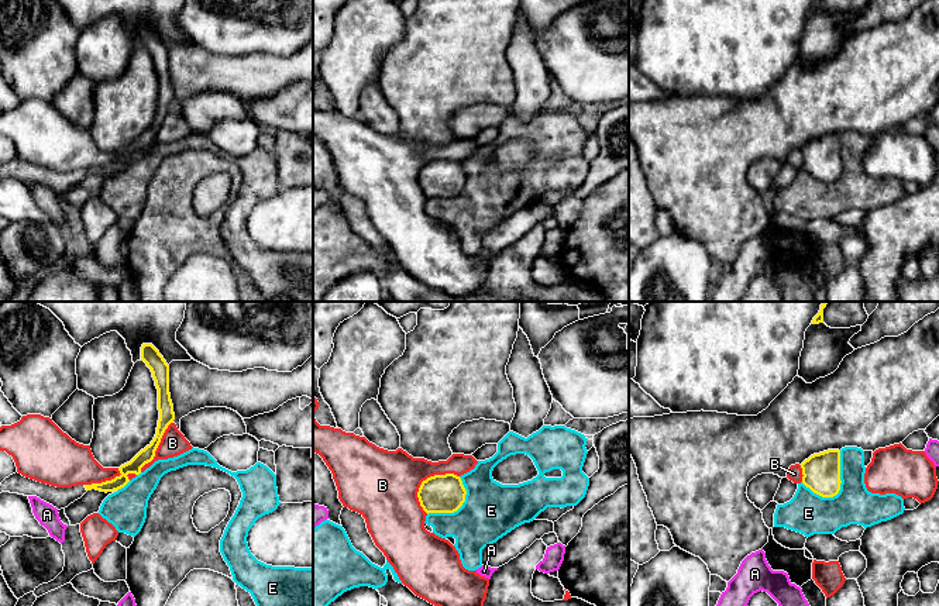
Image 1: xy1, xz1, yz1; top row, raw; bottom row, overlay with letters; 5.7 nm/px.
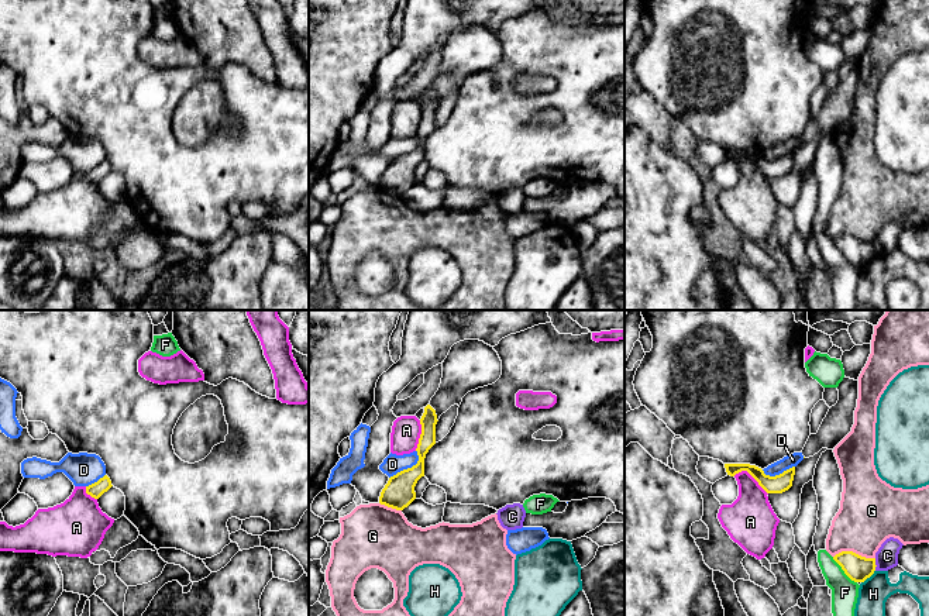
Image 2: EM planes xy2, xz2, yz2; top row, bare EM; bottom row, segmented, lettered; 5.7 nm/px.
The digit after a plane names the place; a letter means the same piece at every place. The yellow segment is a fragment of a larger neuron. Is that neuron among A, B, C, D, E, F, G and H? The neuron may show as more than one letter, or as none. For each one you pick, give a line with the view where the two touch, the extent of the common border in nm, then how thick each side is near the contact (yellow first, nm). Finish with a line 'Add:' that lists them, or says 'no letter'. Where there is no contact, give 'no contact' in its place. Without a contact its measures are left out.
Add: no letter

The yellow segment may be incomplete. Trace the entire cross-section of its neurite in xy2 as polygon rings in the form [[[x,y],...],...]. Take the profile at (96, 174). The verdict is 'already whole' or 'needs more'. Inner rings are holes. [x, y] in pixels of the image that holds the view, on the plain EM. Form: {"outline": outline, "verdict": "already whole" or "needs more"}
{"outline": [[[107,159],[100,162],[97,166],[86,171],[86,178],[90,179],[94,183],[99,183],[104,176],[107,176],[111,172],[111,165]]], "verdict": "already whole"}

